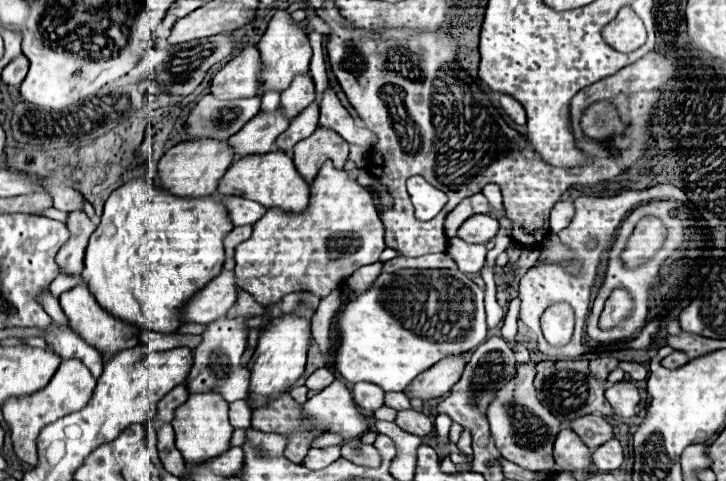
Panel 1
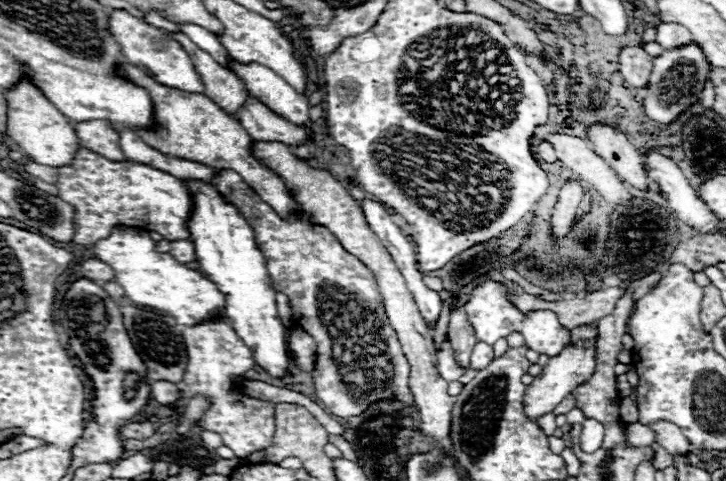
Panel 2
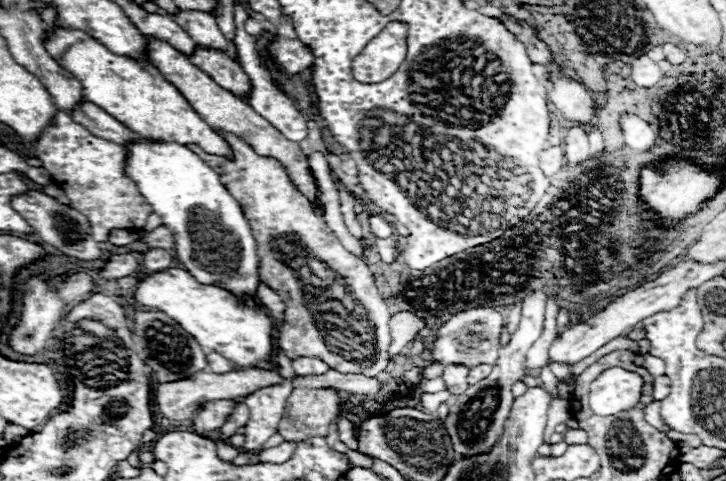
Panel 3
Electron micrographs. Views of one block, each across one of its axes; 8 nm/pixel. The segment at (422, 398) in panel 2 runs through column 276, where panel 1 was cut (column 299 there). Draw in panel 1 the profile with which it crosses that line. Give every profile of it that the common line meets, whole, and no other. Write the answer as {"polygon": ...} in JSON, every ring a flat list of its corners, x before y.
{"polygon":[[316,128,312,136,300,140,294,146,294,164,300,176,312,184,316,174,320,172,322,164,332,160,332,164,342,170,348,160,348,142,344,142,336,132,326,128]]}

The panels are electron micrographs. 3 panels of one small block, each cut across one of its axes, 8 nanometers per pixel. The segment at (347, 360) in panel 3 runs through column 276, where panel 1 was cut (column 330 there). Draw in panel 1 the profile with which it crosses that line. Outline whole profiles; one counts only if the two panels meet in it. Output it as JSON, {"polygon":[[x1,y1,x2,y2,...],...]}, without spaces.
{"polygon":[[326,162,316,180,310,186,308,208,300,214,288,214,278,208,268,210,254,226,252,236,236,246,236,276,242,290,250,292,254,300,262,306,280,302,292,292,310,292,318,298,326,298,346,276,352,276,364,264,374,264,380,260,384,250,384,224,378,218,372,194,348,178,346,170,336,170,332,162]]}

